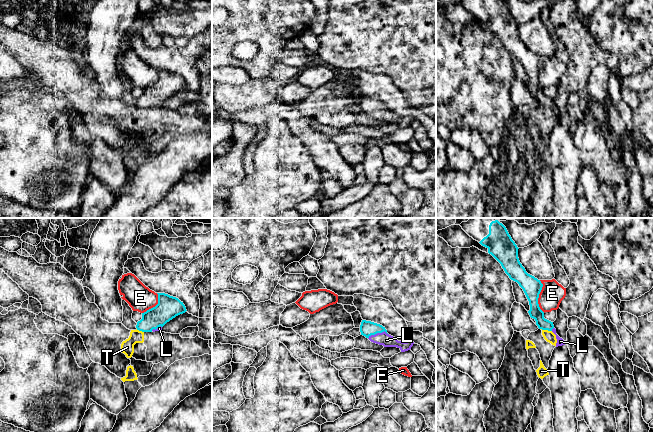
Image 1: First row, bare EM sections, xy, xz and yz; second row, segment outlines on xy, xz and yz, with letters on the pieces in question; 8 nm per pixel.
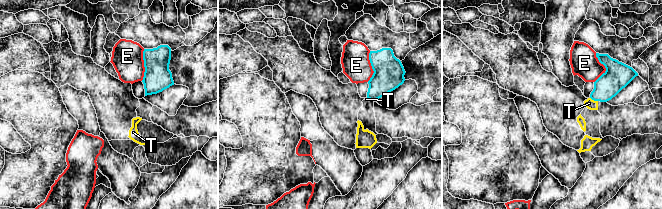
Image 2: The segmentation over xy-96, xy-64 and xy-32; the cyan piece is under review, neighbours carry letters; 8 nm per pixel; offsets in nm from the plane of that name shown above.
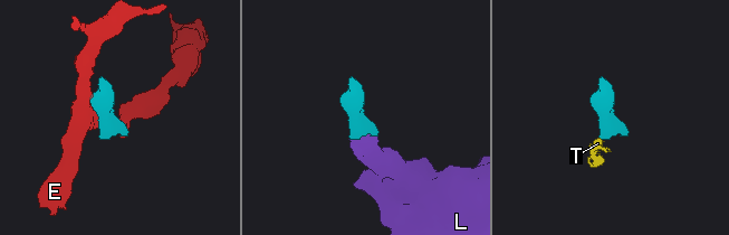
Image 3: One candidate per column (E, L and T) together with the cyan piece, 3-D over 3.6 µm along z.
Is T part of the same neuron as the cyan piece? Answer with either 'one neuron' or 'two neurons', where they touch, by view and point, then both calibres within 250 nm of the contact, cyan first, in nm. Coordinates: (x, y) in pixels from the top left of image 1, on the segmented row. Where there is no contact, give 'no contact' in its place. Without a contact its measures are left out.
two neurons | yz (546, 329) | 100/90 nm

